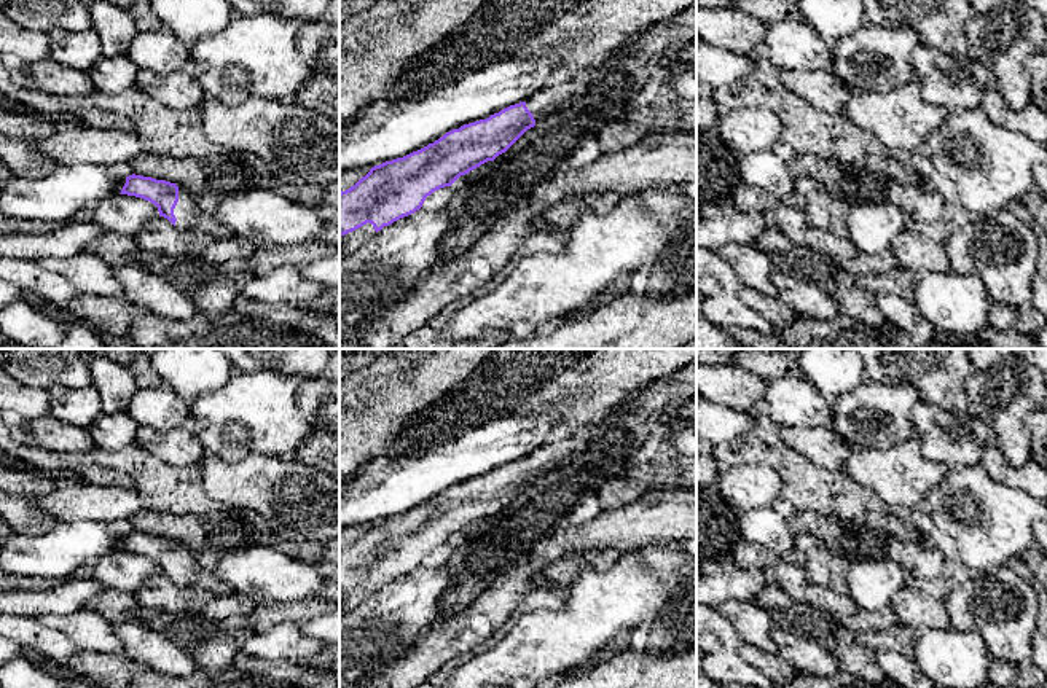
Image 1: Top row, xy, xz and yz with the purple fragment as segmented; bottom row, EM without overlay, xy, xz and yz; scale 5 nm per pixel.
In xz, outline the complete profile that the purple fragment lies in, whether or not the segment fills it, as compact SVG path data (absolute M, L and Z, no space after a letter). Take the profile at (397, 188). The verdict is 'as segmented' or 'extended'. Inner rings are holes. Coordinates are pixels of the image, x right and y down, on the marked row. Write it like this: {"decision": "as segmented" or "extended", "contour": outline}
{"decision": "extended", "contour": "M606 61L559 76L524 102L453 129L403 158L371 167L354 186L339 193L339 236L346 239L341 255L354 253L384 226L419 210L433 191L494 161L527 129L585 96L604 72Z"}

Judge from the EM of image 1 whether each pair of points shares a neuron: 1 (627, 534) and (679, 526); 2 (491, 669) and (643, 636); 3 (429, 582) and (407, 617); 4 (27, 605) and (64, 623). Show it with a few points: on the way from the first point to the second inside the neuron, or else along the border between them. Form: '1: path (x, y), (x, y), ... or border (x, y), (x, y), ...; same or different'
1: path (639, 526), (666, 526); same
2: border (657, 617), (638, 626), (623, 641); different
3: path (423, 590), (407, 609); same
4: border (83, 607), (69, 613), (47, 613), (39, 618); different

